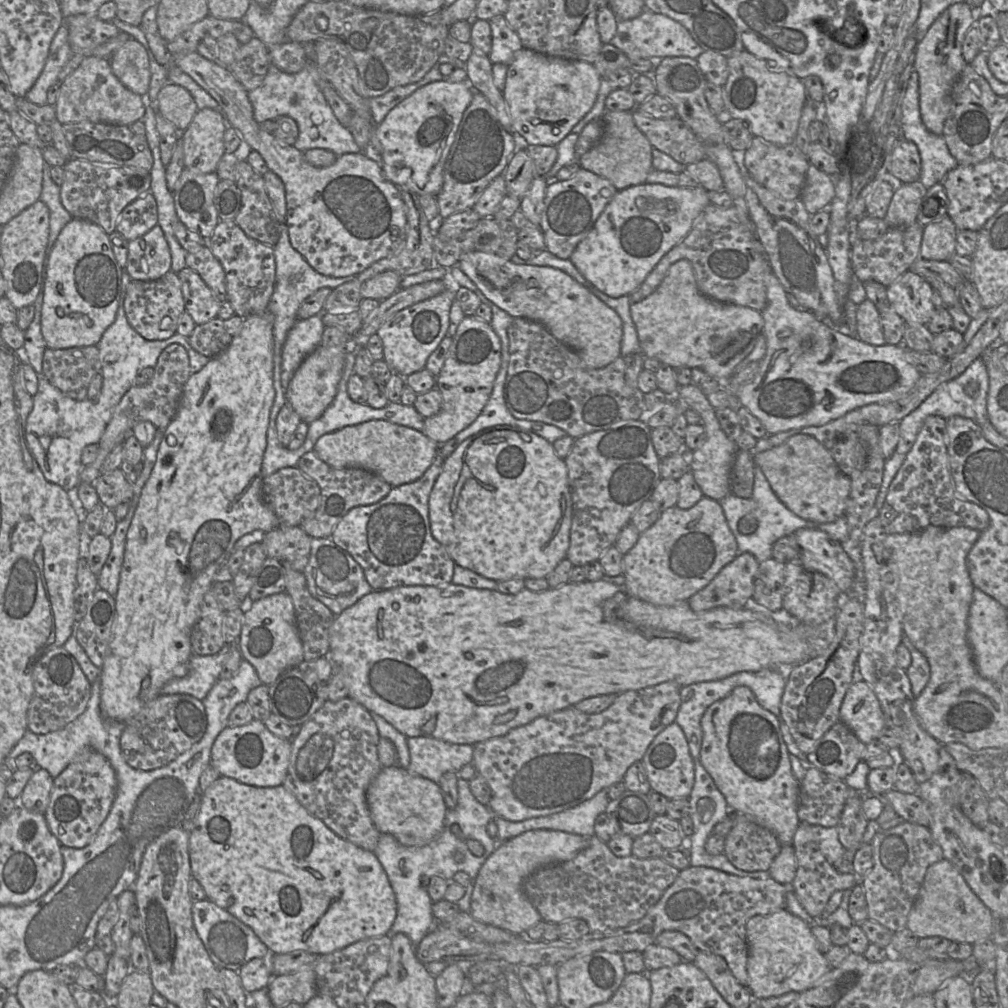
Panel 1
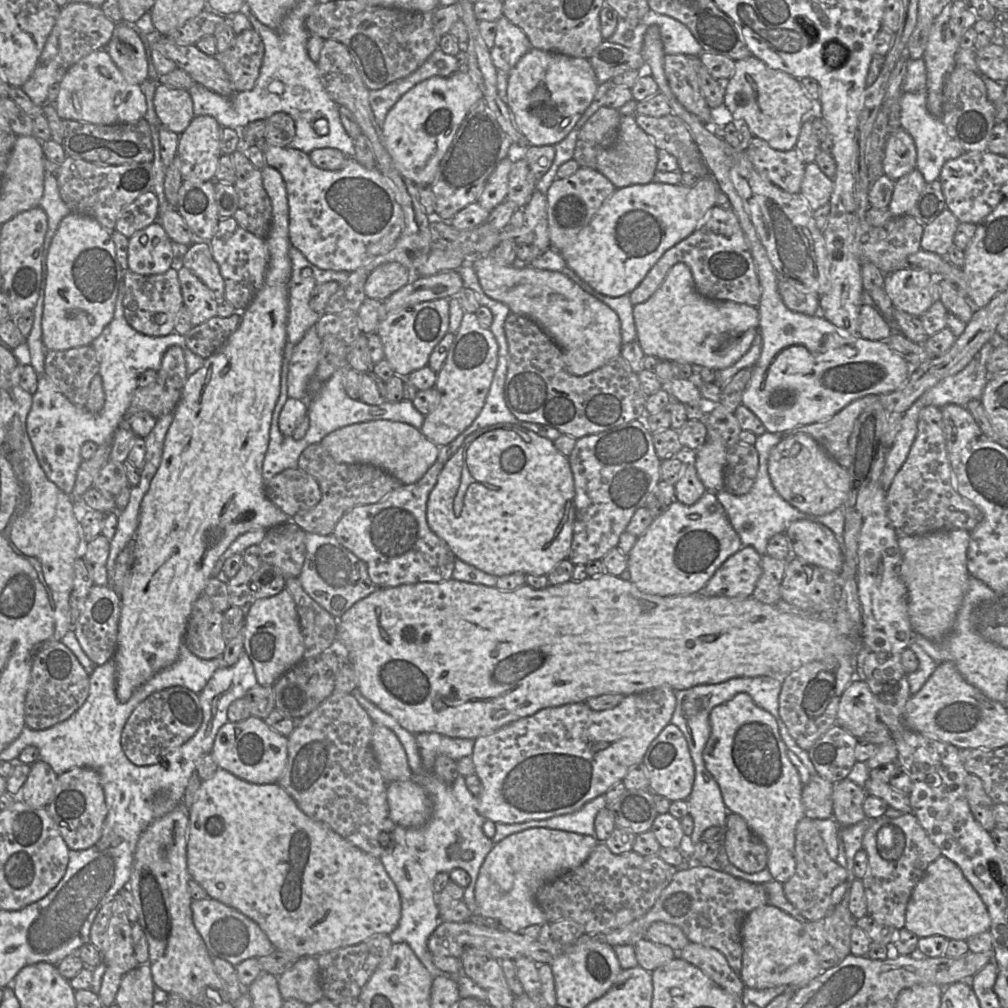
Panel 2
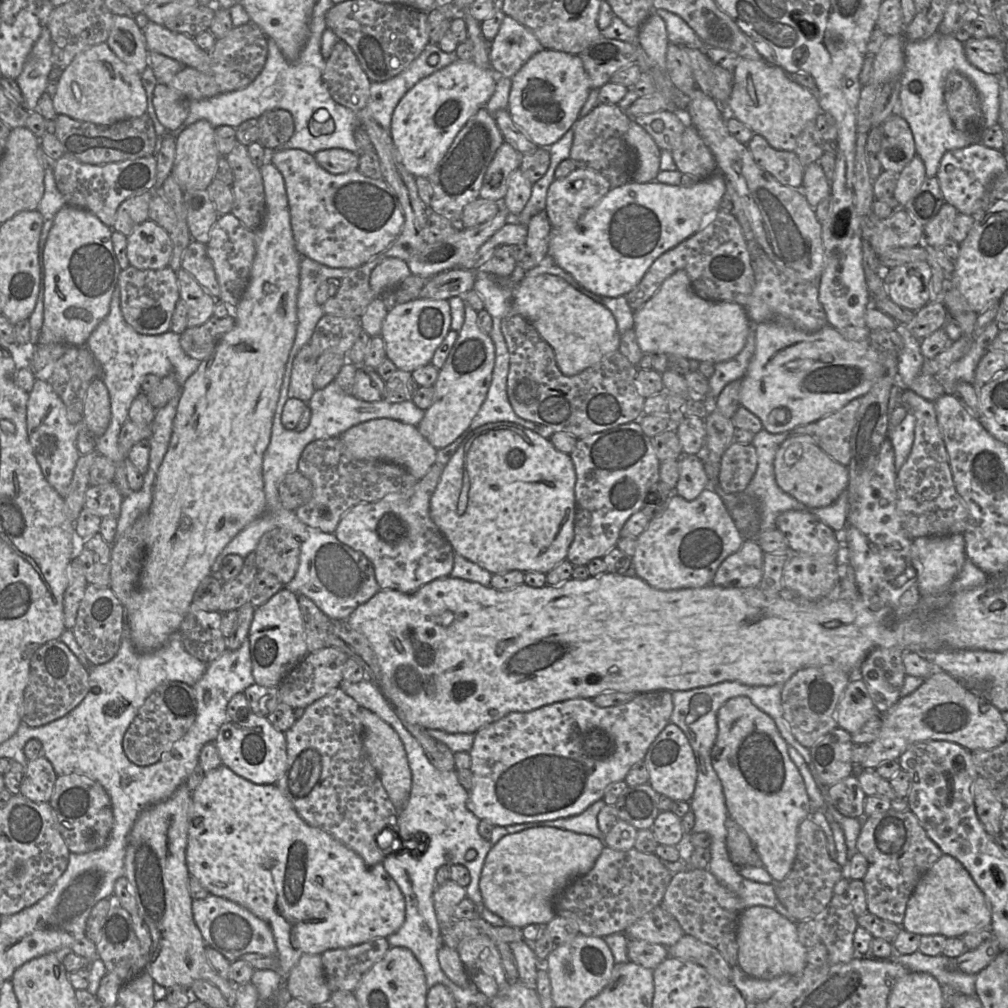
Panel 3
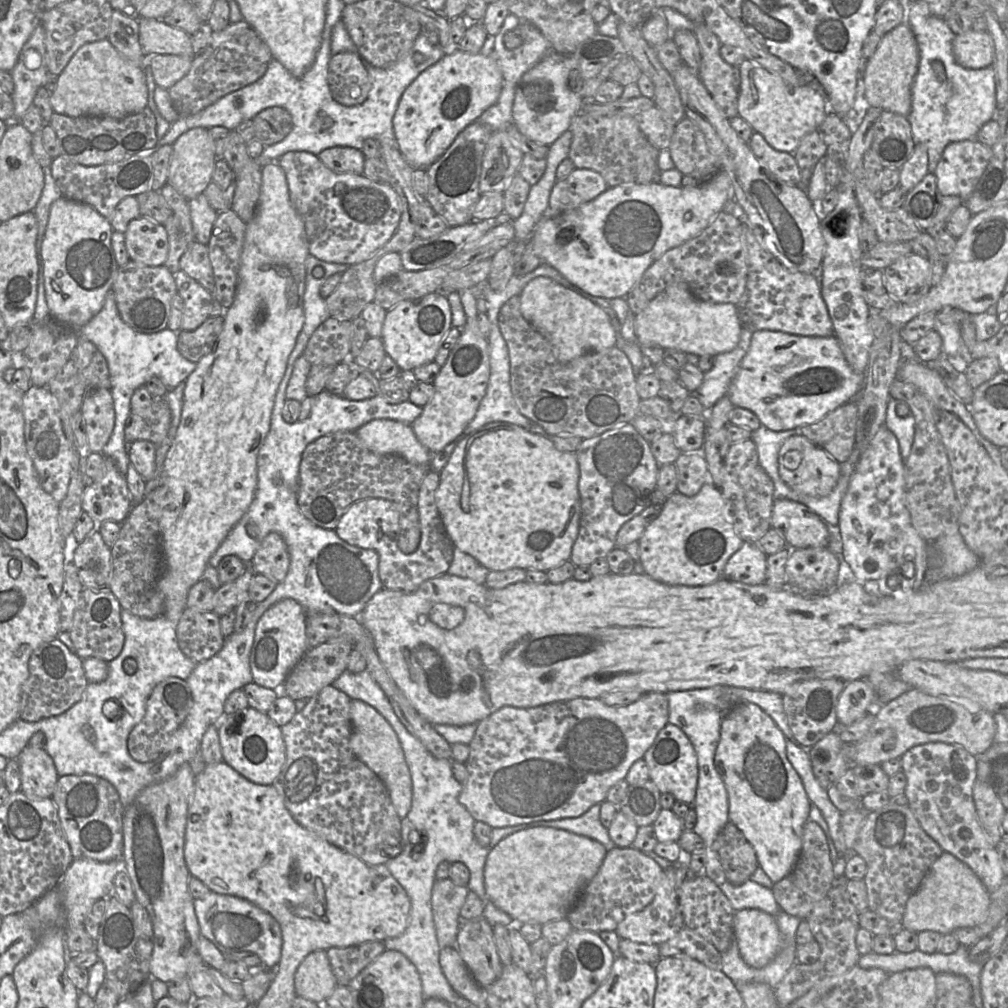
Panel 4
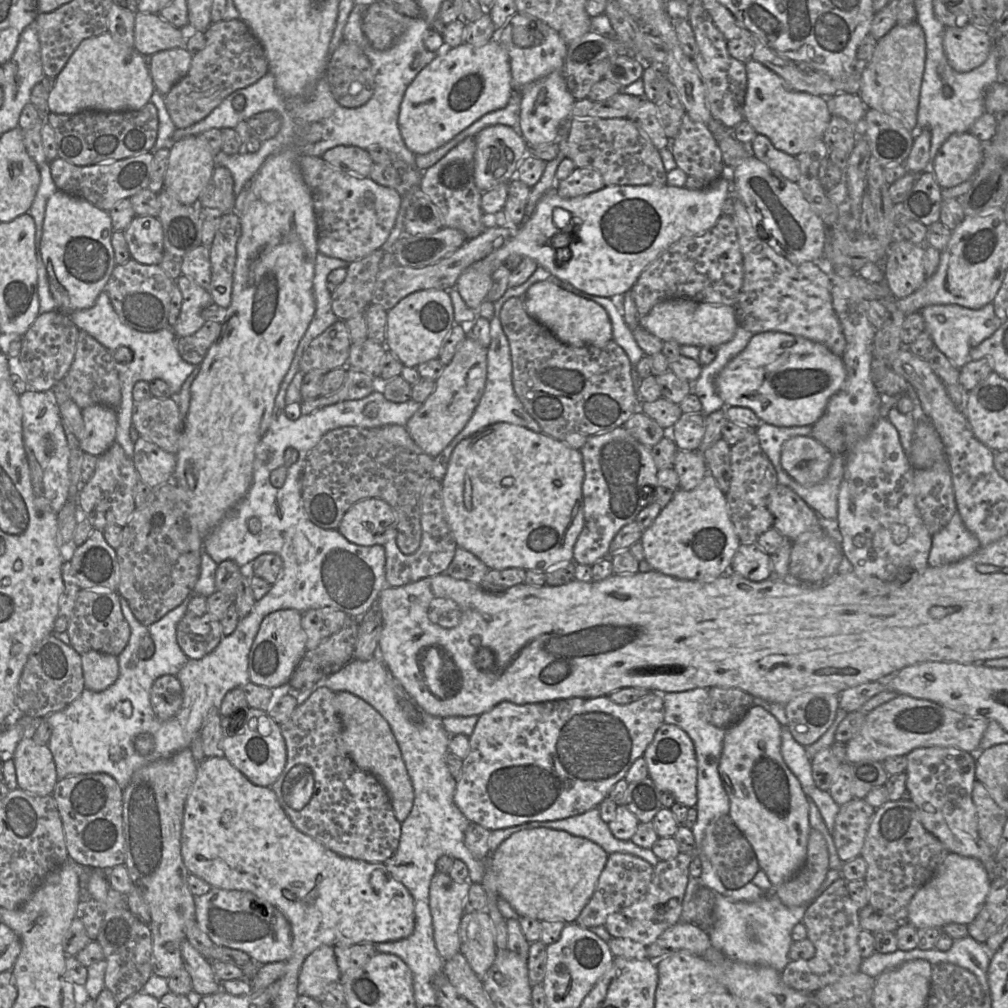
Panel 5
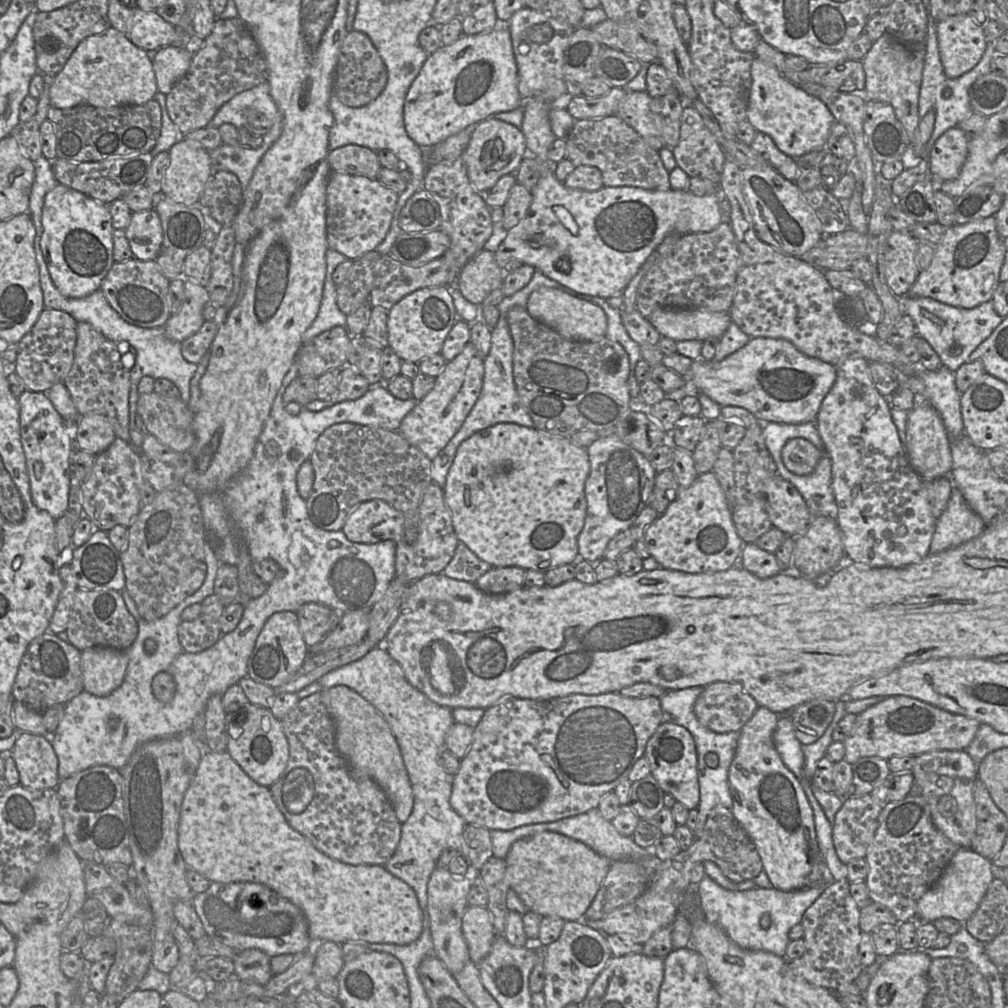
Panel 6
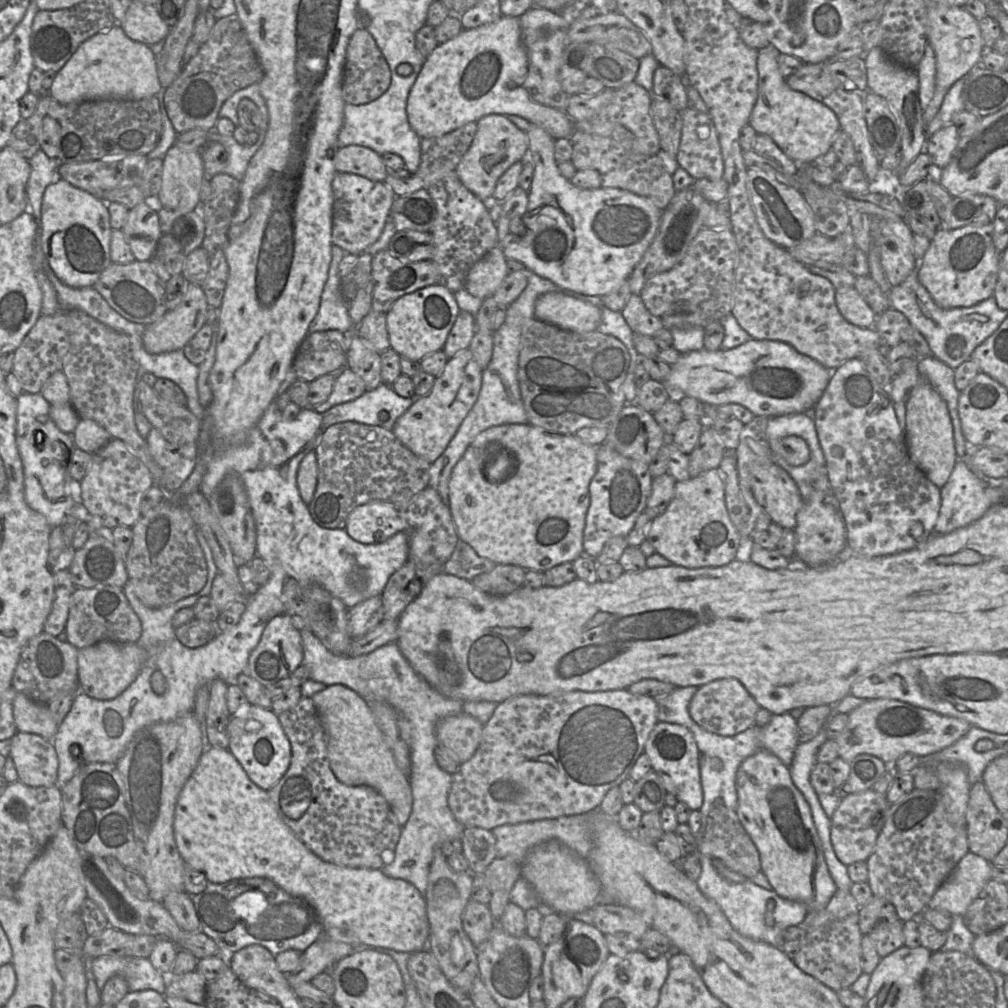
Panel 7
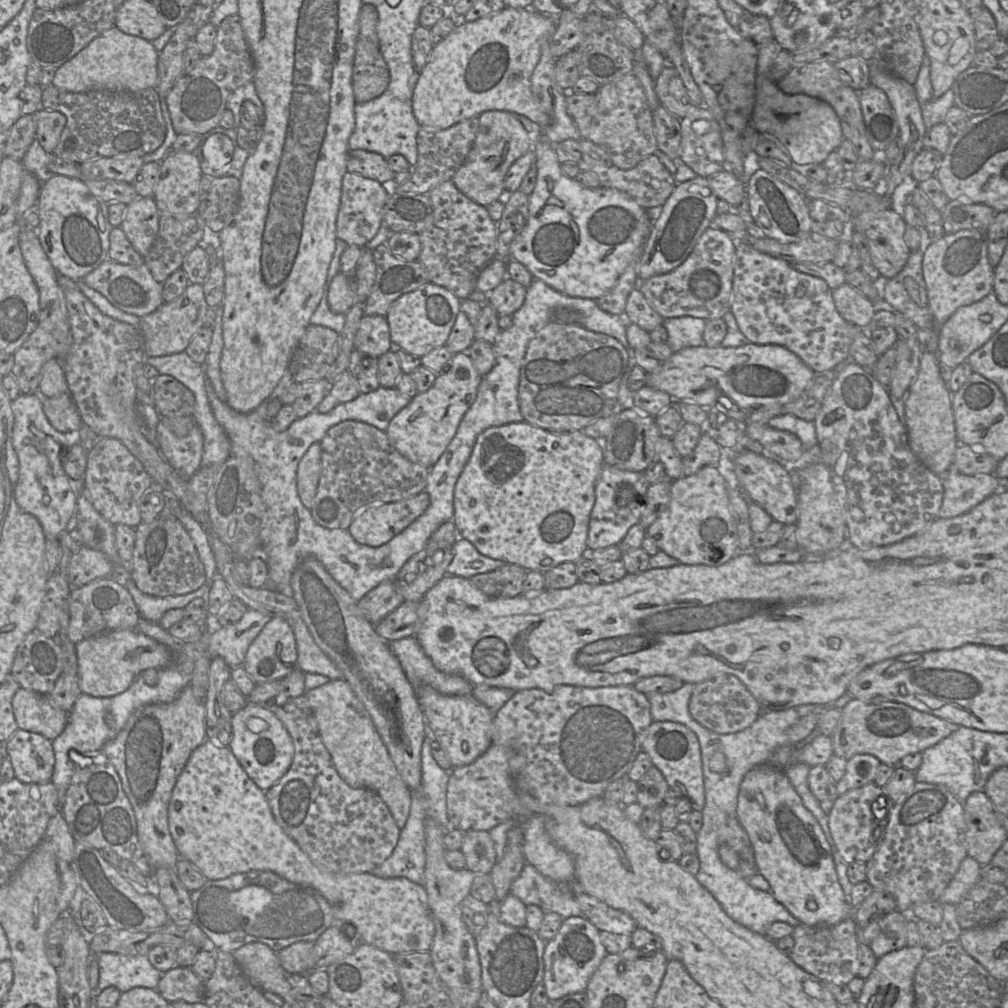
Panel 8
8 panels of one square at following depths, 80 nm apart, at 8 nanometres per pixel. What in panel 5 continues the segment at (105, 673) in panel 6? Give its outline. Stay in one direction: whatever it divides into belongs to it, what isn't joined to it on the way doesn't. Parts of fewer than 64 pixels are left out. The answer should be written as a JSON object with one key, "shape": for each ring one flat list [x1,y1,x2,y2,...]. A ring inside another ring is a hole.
{"shape":[[90,650,81,655,81,660,86,689,103,691,119,676,117,656]]}

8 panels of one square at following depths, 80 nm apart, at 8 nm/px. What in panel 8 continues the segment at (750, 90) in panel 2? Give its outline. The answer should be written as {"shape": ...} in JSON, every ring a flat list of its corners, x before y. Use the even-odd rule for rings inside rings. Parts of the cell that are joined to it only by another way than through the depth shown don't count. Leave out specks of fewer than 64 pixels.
{"shape":[[774,40,758,46,755,82,755,106,751,123,758,133,773,138,800,166,822,164,828,155,836,151,844,139,839,118,834,109,823,100,804,94,785,94,770,78,770,68,781,50]]}

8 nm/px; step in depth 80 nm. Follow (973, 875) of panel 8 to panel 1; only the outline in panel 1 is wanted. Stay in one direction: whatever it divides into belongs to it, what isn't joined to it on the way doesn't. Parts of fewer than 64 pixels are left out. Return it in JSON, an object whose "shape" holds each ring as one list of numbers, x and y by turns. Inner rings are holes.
{"shape":[[944,858,928,867,906,927,918,938,938,936,972,945,991,938,993,919,990,910,971,890,957,868]]}

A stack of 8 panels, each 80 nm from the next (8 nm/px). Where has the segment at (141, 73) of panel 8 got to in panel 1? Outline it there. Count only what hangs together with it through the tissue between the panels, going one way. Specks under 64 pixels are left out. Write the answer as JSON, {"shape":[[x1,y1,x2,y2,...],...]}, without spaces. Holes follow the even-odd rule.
{"shape":[[86,57,61,84,55,104,56,119,62,124,90,121,128,125,145,114,143,97,127,89,113,74,109,58]]}

